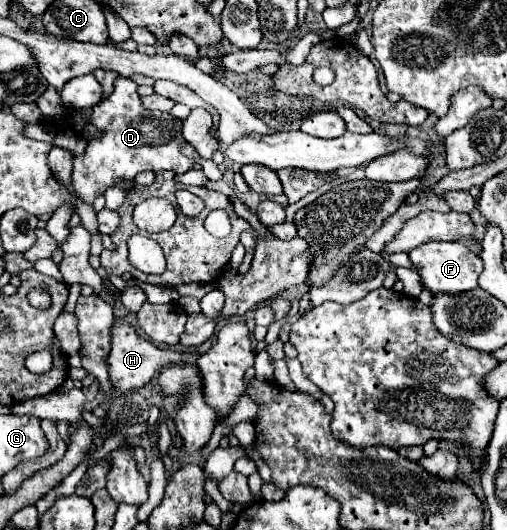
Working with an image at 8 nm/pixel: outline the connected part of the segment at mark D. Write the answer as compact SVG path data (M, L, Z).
M117 77L115 91L103 99L97 107L93 107L91 123L101 131L97 139L87 143L87 149L81 157L73 159L73 191L77 199L85 203L93 203L97 195L103 195L107 187L121 179L135 179L141 171L173 171L185 173L195 161L181 155L181 127L183 121L175 117L165 119L145 119L141 99L137 95L137 83L125 77Z

